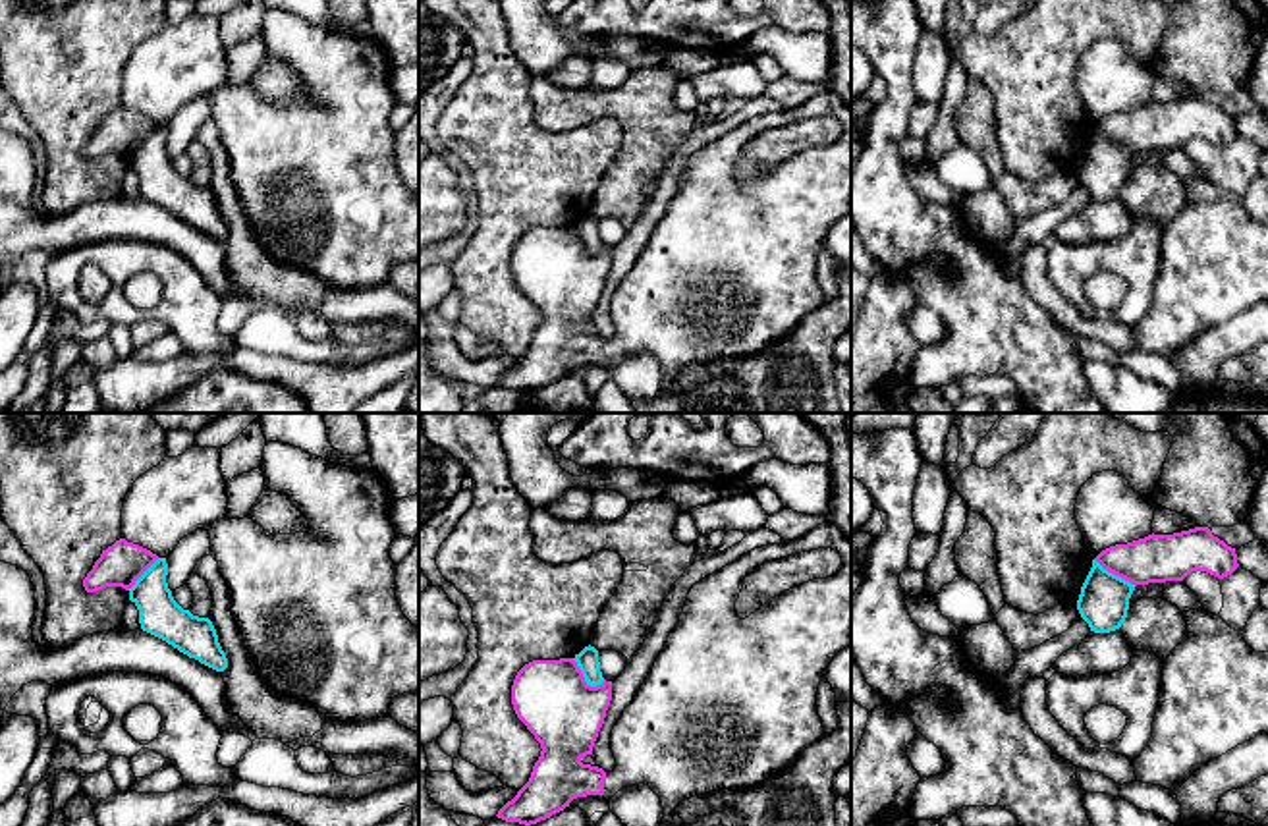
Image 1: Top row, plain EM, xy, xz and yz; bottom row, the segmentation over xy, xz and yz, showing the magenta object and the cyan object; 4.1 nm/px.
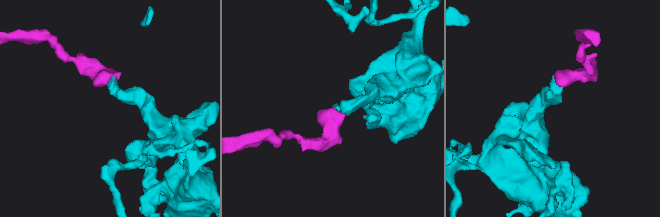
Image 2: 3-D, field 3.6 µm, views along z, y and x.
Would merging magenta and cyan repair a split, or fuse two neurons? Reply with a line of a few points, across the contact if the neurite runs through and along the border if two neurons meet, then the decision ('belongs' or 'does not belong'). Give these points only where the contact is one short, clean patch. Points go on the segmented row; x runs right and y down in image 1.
line xz (572, 659), (591, 686), (603, 684); does not belong

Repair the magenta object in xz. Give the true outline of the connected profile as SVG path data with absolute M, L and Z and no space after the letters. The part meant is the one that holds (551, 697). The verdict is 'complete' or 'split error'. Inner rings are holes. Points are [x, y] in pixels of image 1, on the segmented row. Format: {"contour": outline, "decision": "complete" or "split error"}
{"contour": "M824 521L795 540L755 548L691 587L679 621L656 656L645 683L610 733L610 747L616 758L612 772L581 762L583 757L593 755L612 701L612 681L604 679L600 685L591 687L573 658L533 660L517 672L511 685L511 704L542 751L529 782L496 816L506 822L531 826L564 811L577 797L602 795L610 801L618 791L639 784L648 785L660 797L664 816L668 816L689 797L720 789L755 787L793 764L824 733L816 708L816 691L828 664L849 645L851 540L834 523ZM818 548L832 548L841 556L841 569L836 575L793 587L770 598L745 620L737 616L735 600L747 575L766 562Z", "decision": "split error"}

